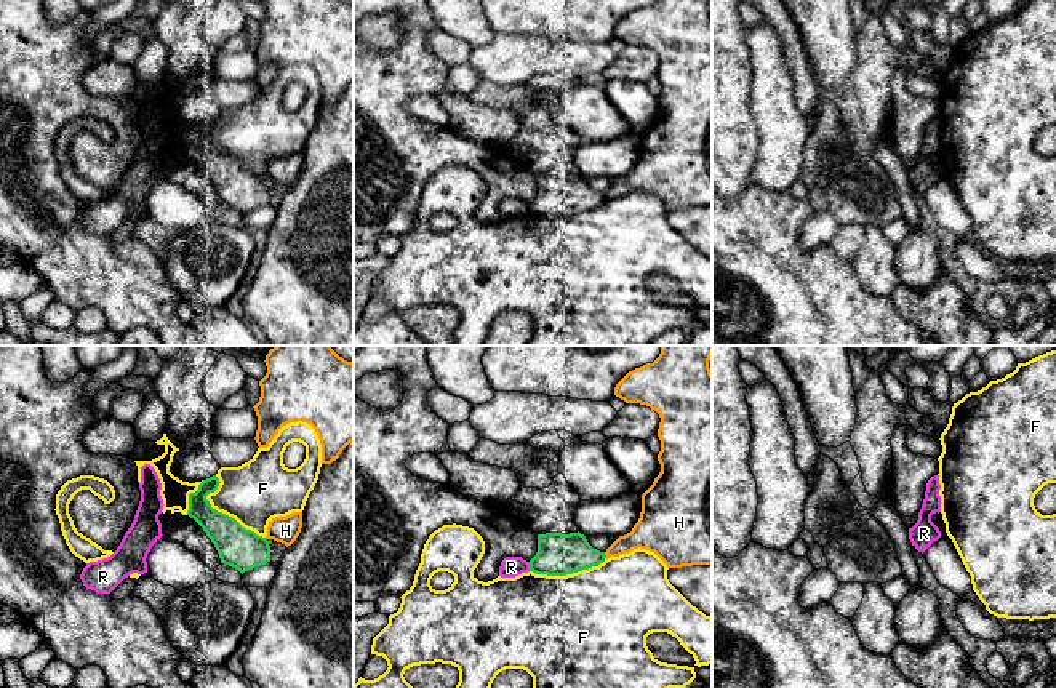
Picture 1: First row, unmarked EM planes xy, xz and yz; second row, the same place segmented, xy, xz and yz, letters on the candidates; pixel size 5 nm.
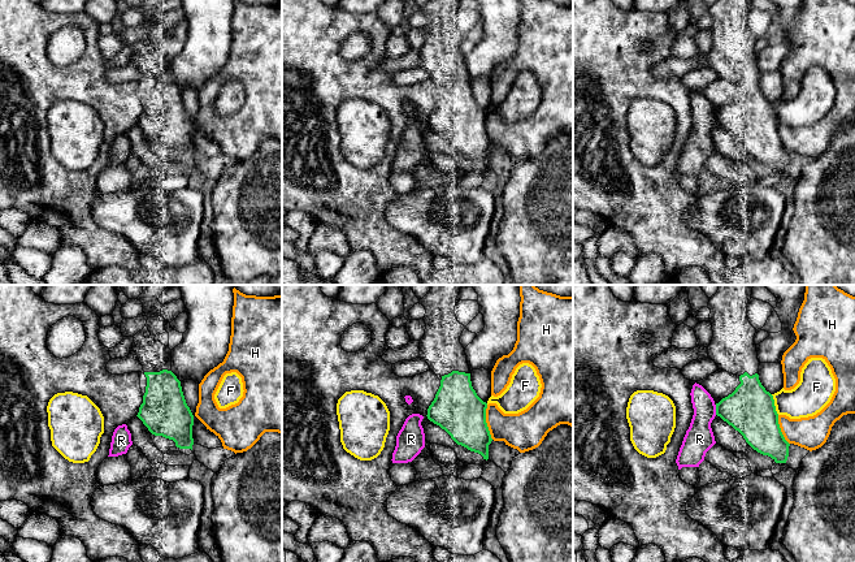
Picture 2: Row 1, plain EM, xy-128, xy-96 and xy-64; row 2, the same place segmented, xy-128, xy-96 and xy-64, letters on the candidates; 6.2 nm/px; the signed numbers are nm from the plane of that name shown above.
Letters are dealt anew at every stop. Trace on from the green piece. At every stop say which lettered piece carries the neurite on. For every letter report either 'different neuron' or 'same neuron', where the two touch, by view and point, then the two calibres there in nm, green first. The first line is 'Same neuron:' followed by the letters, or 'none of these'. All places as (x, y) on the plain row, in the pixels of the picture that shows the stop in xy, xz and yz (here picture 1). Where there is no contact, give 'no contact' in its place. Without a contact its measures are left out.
Same neuron: none of these
F: different neuron; meets green in xy at (221, 154); 200 nm thick on the green side, 320 nm on the other
H: different neuron; meets green in xz at (605, 197); 220 nm thick on the green side, 160 nm on the other
R: different neuron; meets green in xz at (530, 208); 220 nm thick on the green side, 110 nm on the other

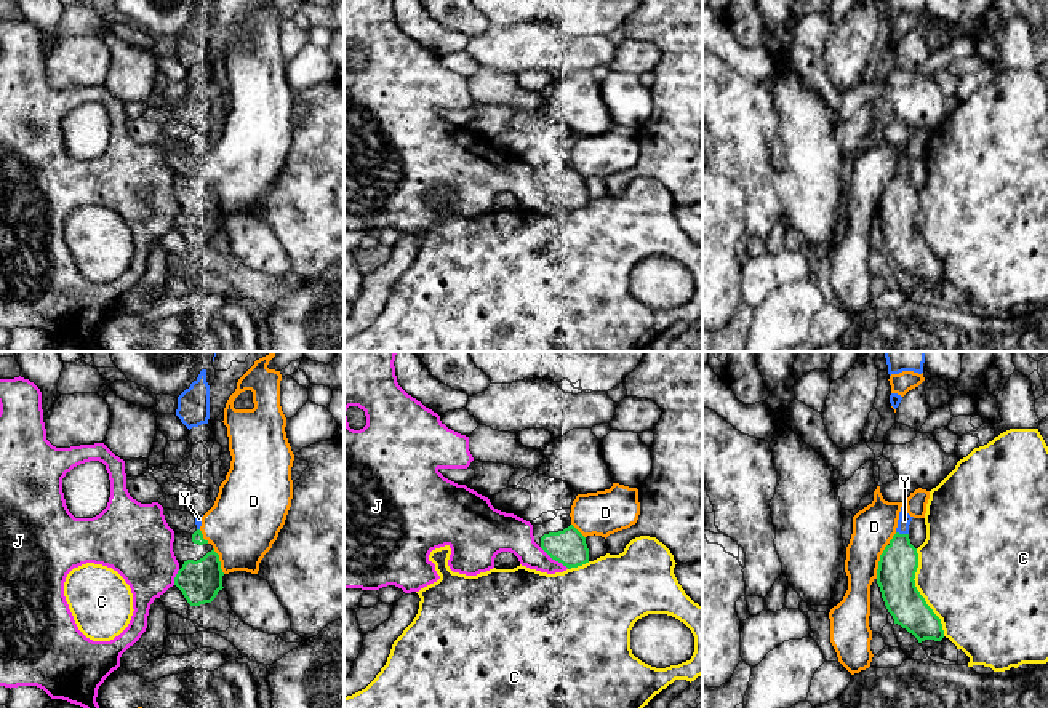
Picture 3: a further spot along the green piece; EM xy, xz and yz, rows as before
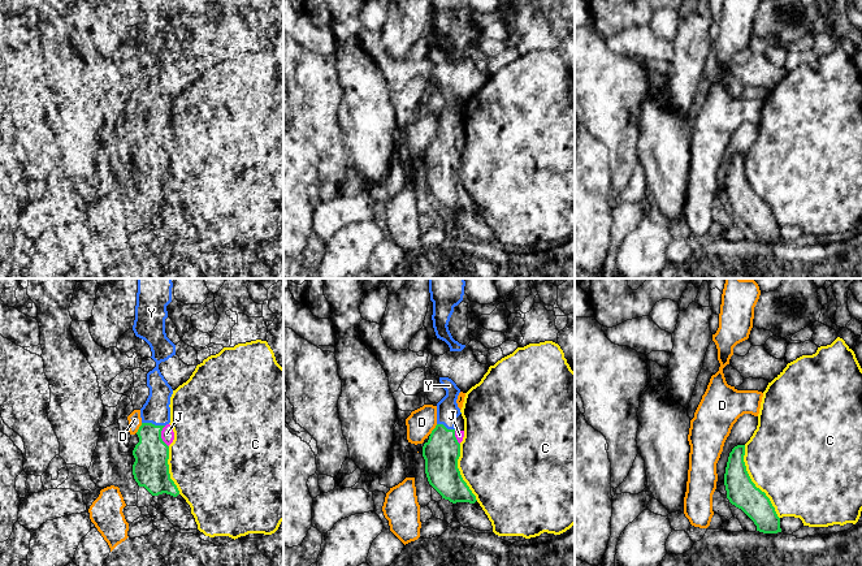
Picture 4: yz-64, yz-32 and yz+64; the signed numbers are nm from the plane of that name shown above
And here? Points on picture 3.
Same neuron: Y
C: different neuron; meets green in yz at (919, 234); 190 nm thick on the green side, 480 nm on the other
D: different neuron; meets green in yz at (880, 197); 190 nm thick on the green side, 220 nm on the other
J: different neuron; meets green in xz at (554, 200); 180 nm thick on the green side, 180 nm on the other
Y: same neuron; meets green in yz at (903, 176); 190 nm thick on the green side, 70 nm on the other

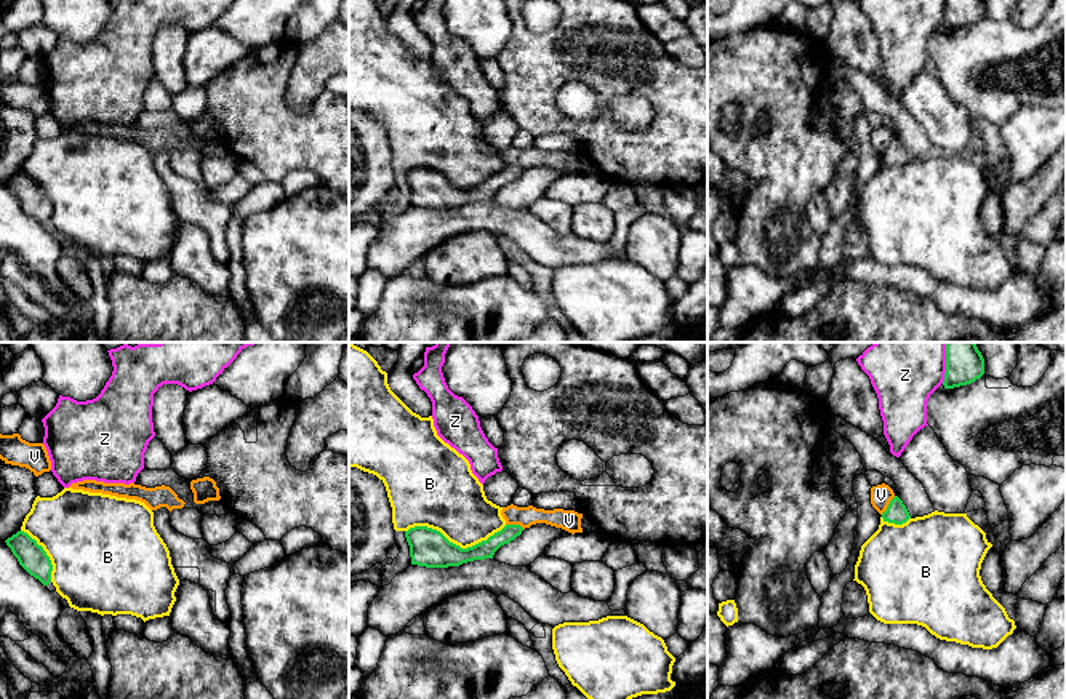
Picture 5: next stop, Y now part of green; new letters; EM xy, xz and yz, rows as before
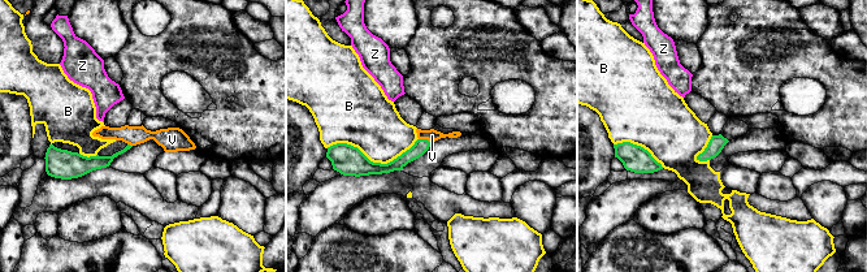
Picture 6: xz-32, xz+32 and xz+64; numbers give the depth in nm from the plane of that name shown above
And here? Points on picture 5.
Same neuron: none of these
B: different neuron; meets green in xz at (455, 186); 190 nm thick on the green side, 360 nm on the other
V: different neuron; meets green in yz at (889, 147); 110 nm thick on the green side, 110 nm on the other
Z: different neuron; meets green in yz at (946, 13); 140 nm thick on the green side, 280 nm on the other

